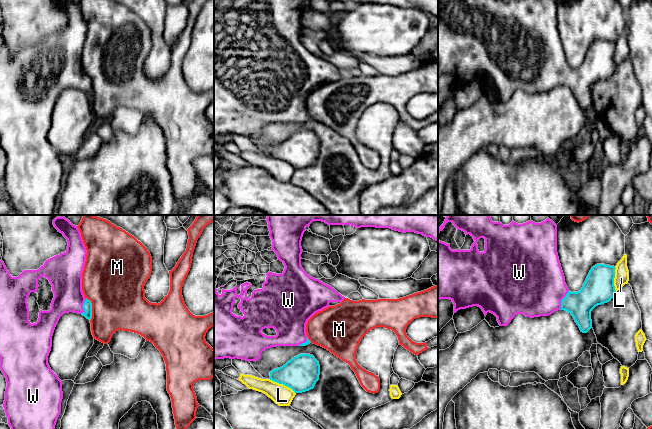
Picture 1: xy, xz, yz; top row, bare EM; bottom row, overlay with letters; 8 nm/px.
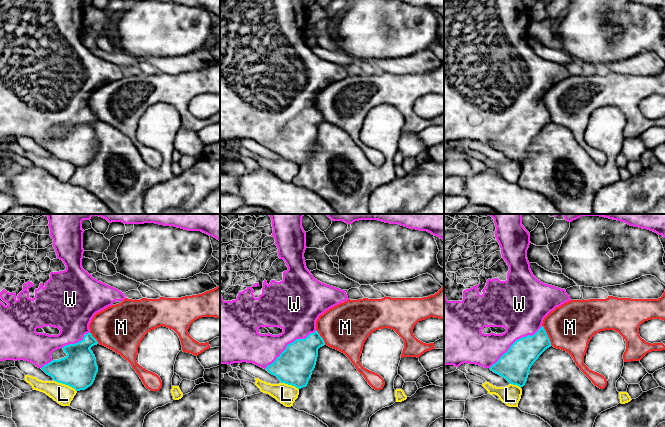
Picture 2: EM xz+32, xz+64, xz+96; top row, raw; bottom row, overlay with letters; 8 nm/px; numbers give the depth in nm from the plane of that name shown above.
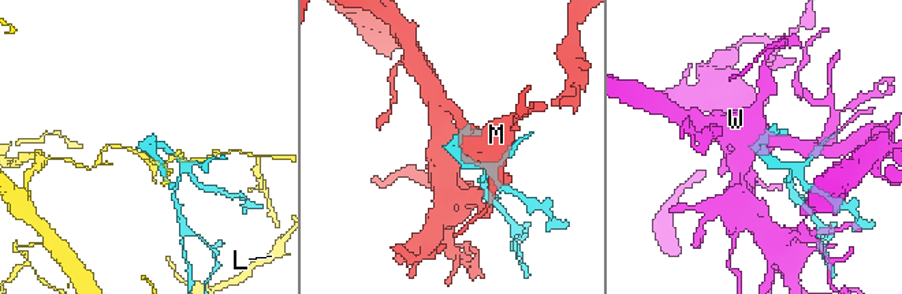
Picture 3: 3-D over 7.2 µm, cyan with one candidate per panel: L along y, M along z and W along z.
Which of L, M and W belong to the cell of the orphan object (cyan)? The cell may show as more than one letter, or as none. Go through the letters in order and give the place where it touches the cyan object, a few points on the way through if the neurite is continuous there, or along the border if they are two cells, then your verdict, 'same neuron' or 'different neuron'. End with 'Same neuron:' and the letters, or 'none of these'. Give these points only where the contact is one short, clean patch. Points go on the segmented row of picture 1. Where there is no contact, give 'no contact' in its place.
L: xz (282, 383) | different neuron
M: xy (91, 309) | different neuron
W: xy (83, 306) | same neuron
Same neuron: W

